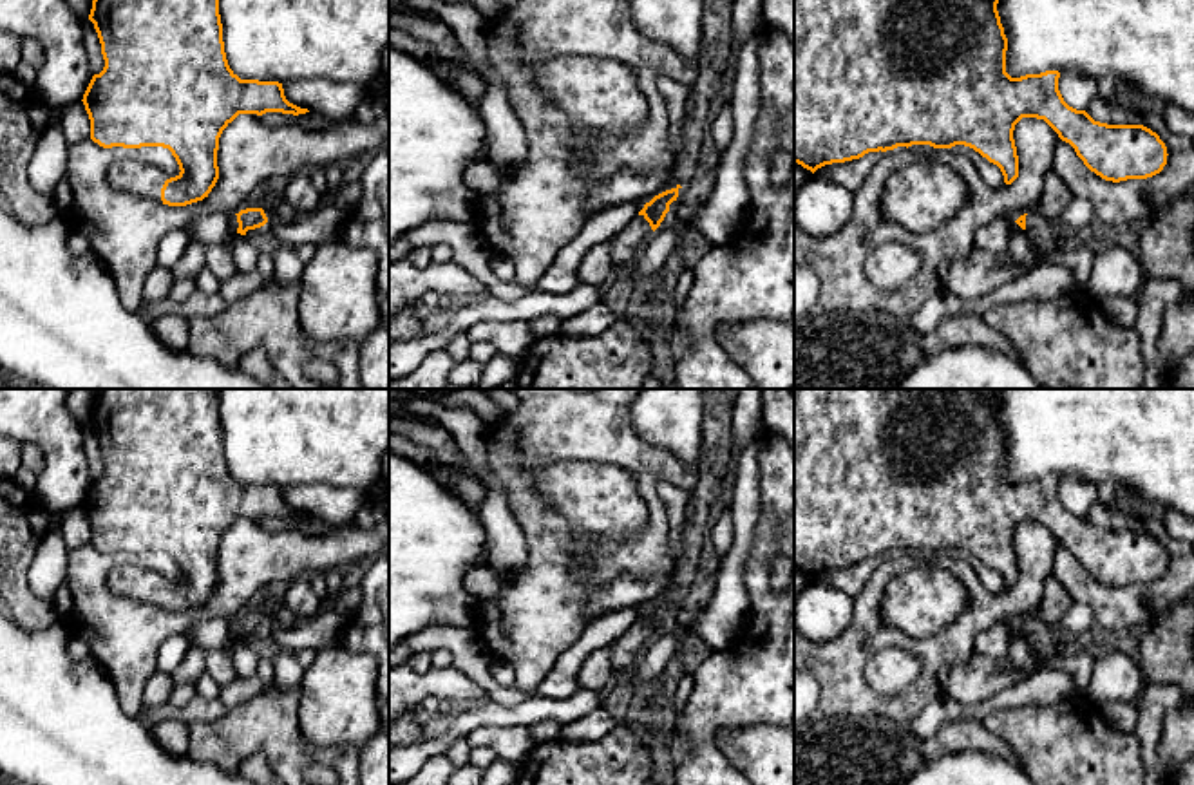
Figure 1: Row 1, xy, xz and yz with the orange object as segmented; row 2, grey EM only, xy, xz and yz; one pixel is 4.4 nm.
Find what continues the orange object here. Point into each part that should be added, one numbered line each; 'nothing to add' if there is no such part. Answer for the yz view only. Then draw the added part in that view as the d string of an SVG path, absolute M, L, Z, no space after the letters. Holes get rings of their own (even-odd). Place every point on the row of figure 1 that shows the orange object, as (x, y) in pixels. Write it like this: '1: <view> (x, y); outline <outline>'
1: yz (1046, 236); outline M1037 212L1026 215L1026 232L1031 237L1033 248L1038 255L1053 253L1071 241L1071 233L1064 232L1057 222L1044 219Z

